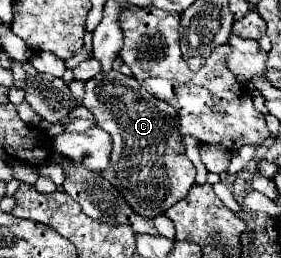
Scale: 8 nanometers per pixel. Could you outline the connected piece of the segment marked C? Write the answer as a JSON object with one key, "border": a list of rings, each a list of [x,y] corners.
{"border":[[[110,70],[88,80],[84,106],[92,112],[96,124],[112,138],[110,168],[102,172],[102,178],[126,198],[136,214],[156,218],[188,194],[194,186],[196,168],[184,154],[176,110],[170,104],[156,100],[132,76]]]}

